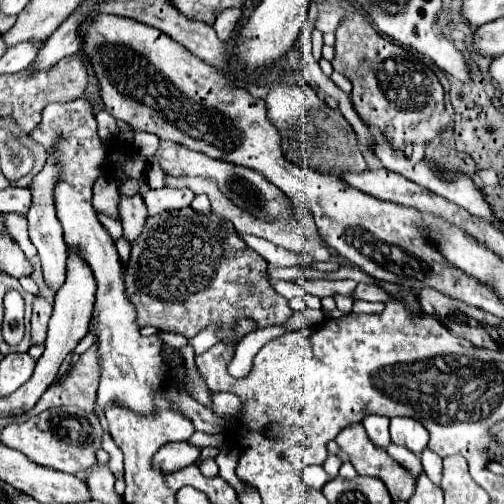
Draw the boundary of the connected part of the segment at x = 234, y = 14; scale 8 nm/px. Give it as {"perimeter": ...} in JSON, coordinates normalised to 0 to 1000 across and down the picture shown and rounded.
{"perimeter":[[[452,16],[444,18],[440,26],[433,26],[429,30],[429,38],[425,38],[425,62],[433,65],[433,73],[440,77],[440,81],[448,81],[448,77],[456,77],[460,73],[460,65],[464,65],[464,54],[468,54],[468,46],[472,46],[472,38],[476,38],[476,30],[480,30],[480,22],[474,16]]]}

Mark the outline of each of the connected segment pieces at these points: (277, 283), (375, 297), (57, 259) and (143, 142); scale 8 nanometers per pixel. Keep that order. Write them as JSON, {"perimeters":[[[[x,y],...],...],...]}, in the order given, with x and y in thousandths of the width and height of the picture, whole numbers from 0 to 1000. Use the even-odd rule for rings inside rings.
{"perimeters":[[[[544,556],[540,558],[540,567],[556,585],[571,595],[585,589],[599,589],[607,583],[587,562],[573,558]]],[[[710,562],[702,589],[722,593],[722,597],[758,597],[758,601],[766,601],[774,593],[790,593],[786,585],[762,577],[762,569],[754,569],[754,565],[722,565],[722,562]]],[[[95,312],[87,335],[67,351],[67,359],[60,363],[60,379],[63,379],[63,411],[60,411],[60,431],[67,431],[69,438],[56,438],[56,460],[60,478],[67,482],[67,490],[75,494],[75,510],[83,518],[83,538],[87,538],[87,558],[95,562],[95,569],[103,577],[115,577],[131,554],[131,534],[127,534],[127,518],[131,518],[131,482],[123,470],[123,450],[111,435],[111,415],[107,415],[107,395],[103,395],[103,375],[111,363],[111,315]]],[[[266,264],[266,292],[274,304],[286,304],[290,312],[302,312],[313,296],[313,272],[302,264]]]]}

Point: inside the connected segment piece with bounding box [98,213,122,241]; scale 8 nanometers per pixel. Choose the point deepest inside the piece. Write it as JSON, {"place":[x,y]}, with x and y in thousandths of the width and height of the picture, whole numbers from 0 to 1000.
{"place":[226,450]}

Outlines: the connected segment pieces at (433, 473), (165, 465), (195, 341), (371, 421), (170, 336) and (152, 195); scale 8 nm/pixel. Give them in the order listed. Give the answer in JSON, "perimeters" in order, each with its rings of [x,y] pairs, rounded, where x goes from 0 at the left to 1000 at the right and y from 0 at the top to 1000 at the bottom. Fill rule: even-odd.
{"perimeters":[[[[841,891],[833,911],[837,911],[841,935],[849,938],[849,946],[857,946],[857,954],[873,958],[873,946],[877,946],[877,911],[861,895],[853,895],[853,891]]],[[[329,879],[302,907],[302,927],[317,931],[321,938],[345,938],[349,931],[385,923],[393,903],[397,903],[397,891],[389,891],[373,879]]],[[[413,649],[413,653],[397,657],[389,669],[377,673],[377,685],[385,688],[385,700],[389,700],[389,704],[409,700],[409,696],[413,696],[421,685],[429,685],[429,681],[433,681],[433,669],[425,665],[425,649]]],[[[730,823],[722,827],[718,843],[734,867],[734,875],[758,891],[770,887],[774,879],[774,859],[770,859],[770,839],[774,831],[770,827],[758,827],[758,823]]],[[[313,657],[313,661],[317,661],[317,669],[325,673],[325,681],[337,685],[337,688],[345,688],[345,692],[361,692],[361,688],[373,681],[373,673],[365,673],[365,669],[353,665],[353,661],[329,661],[329,657]]],[[[286,371],[282,387],[286,387],[286,403],[294,411],[294,427],[313,427],[321,419],[373,411],[385,395],[385,383],[377,375],[341,375],[341,371],[321,371],[321,375]]]]}

